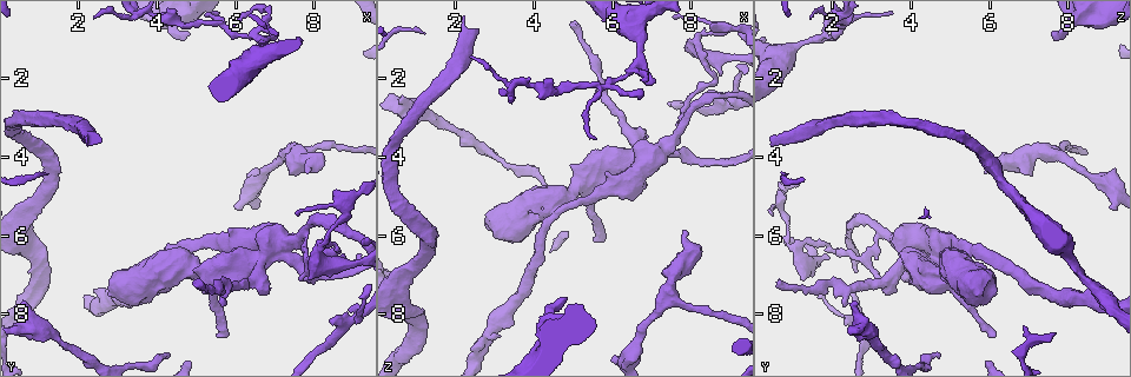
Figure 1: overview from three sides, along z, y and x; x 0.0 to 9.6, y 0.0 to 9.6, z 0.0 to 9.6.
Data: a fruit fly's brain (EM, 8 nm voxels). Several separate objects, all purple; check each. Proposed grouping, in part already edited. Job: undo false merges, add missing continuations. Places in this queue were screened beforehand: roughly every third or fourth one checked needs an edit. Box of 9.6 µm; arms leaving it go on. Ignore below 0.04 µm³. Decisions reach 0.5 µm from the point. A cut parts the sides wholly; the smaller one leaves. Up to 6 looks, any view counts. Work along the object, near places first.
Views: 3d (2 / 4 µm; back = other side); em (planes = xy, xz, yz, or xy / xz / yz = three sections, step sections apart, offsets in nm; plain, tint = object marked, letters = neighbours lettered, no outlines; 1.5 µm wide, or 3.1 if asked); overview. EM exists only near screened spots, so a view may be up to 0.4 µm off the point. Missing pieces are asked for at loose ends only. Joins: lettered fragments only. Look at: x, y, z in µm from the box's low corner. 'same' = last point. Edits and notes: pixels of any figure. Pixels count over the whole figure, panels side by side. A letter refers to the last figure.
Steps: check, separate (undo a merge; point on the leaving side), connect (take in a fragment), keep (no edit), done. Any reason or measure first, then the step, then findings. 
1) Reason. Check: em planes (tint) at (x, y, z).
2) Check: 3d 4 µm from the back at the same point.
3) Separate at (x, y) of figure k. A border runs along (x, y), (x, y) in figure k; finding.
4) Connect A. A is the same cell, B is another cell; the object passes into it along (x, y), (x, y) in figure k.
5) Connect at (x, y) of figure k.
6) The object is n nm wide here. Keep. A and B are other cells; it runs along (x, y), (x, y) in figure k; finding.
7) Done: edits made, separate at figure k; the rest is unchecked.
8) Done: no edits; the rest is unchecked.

An open end. Check: 3d 4 µm from the back at (0.60, 7.70, 2.40).

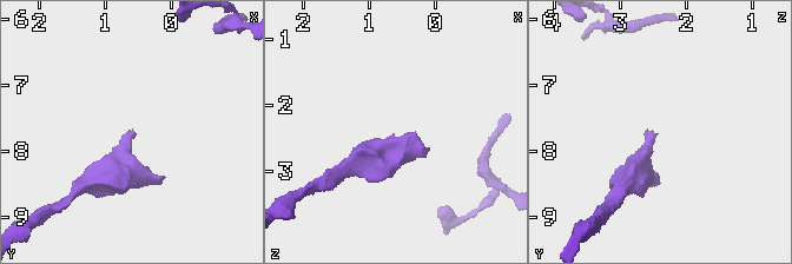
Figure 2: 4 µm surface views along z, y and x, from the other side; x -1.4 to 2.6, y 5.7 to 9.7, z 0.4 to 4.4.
Check: em yz step 4 (tint) at (0.60, 7.75, 2.40).

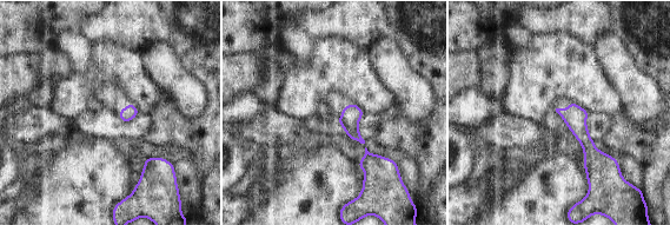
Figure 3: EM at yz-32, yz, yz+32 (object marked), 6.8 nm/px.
Check: em xz step 4 (letters) at the same point.

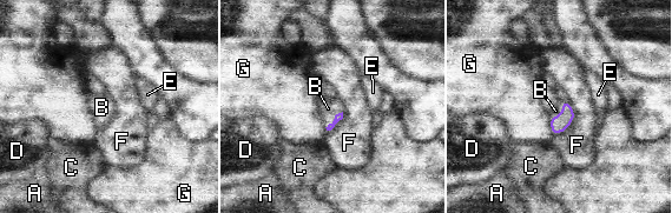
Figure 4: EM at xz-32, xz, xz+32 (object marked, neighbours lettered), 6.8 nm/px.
The longest contact is with F, 260 nm. Connect B. B is the same cell, A, C, D, E, F and G are other cells; the object passes into it along (338, 117), (334, 118), (328, 108) in figure 4; the neuron continues.

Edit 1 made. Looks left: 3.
Redraw. Check: overview.

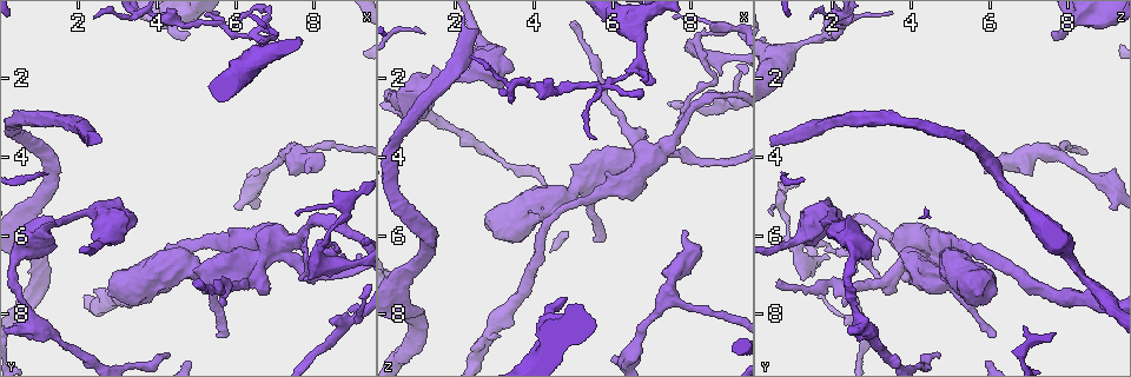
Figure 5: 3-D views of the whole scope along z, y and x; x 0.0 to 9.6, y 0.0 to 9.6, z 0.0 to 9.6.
Abrupt turn. Check: em planes (tint) at (9.10, 4.90, 0.70).

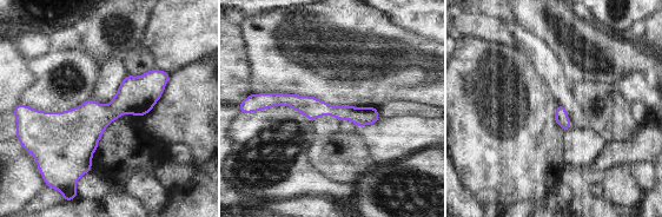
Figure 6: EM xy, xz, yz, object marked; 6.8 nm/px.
Check: em planes (letters) at the same point.

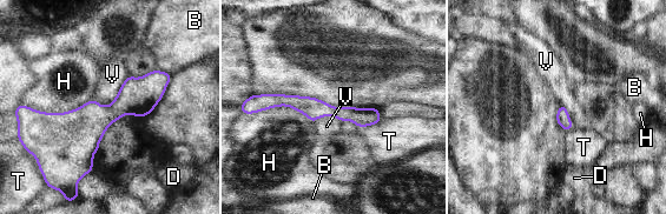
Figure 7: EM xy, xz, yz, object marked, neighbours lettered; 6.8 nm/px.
The longest contact is with H, 460 nm. Keep. B, D, H, T and V are other cells; one neuron here.

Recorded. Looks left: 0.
Done: edits made, connect at figure 4; the rest is unchecked.

